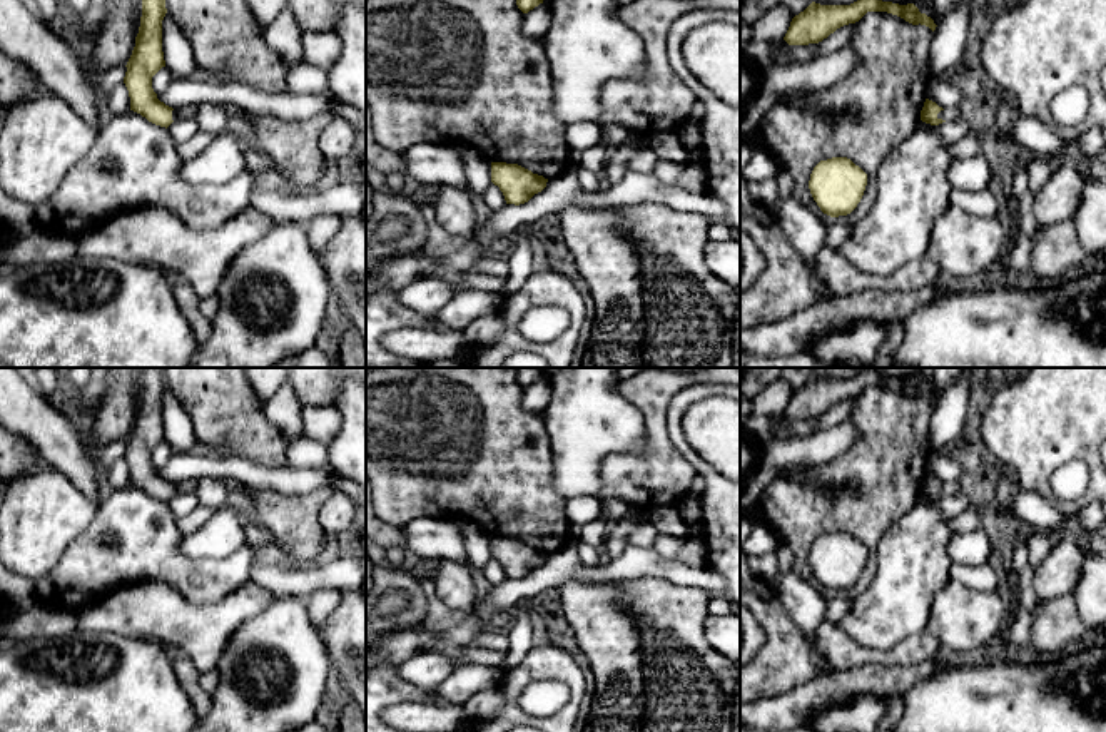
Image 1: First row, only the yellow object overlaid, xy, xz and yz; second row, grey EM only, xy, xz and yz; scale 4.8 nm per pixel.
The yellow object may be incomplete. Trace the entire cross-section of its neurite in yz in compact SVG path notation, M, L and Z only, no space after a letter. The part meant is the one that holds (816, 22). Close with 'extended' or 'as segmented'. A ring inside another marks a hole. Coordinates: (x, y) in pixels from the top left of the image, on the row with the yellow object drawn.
M857 0L850 5L820 5L812 2L804 12L792 18L784 40L789 45L819 43L837 28L859 22L867 12L887 12L912 25L926 25L932 32L937 27L934 20L921 13L914 3L899 5L882 0Z | as segmented

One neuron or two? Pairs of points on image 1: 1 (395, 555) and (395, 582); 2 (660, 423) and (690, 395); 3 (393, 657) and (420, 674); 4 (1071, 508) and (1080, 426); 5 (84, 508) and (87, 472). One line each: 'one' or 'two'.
1: two
2: two
3: two
4: one
5: two

